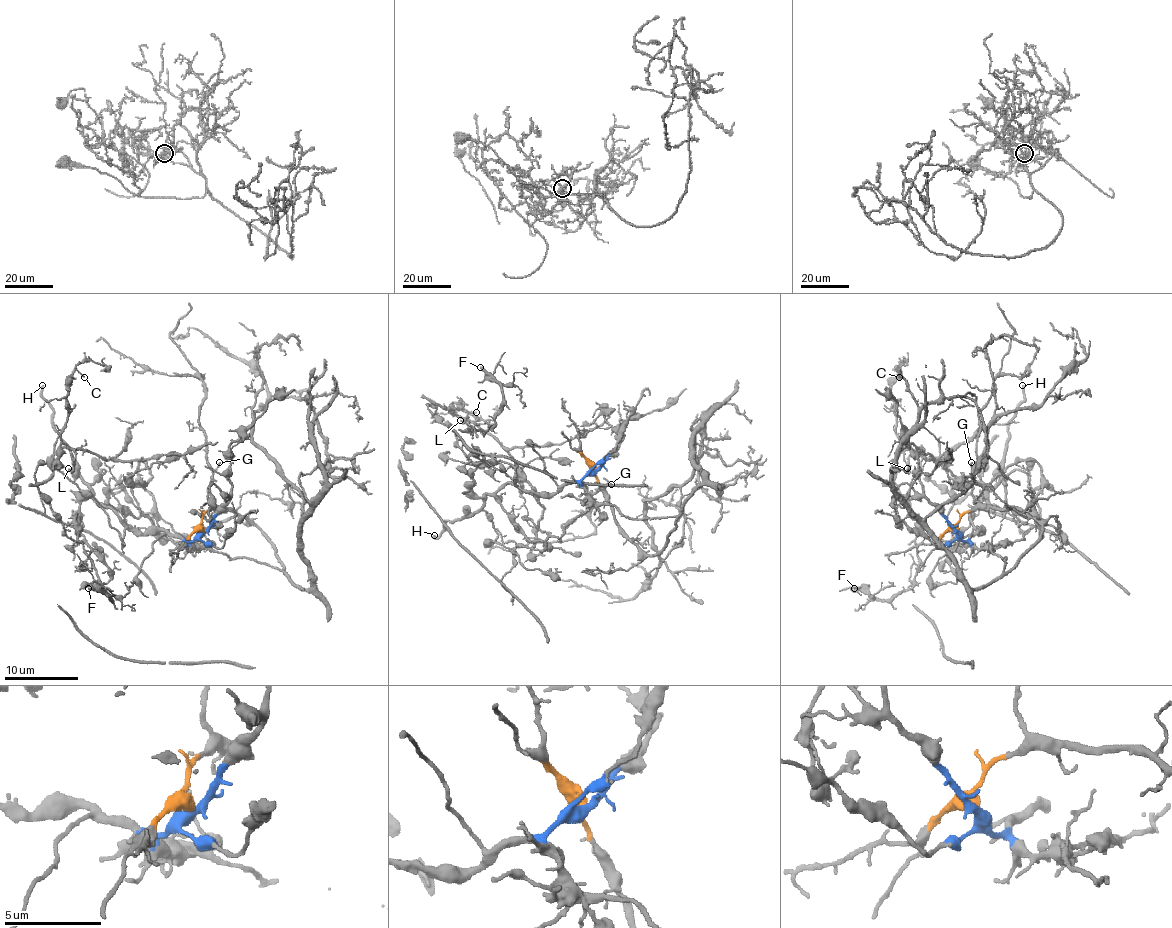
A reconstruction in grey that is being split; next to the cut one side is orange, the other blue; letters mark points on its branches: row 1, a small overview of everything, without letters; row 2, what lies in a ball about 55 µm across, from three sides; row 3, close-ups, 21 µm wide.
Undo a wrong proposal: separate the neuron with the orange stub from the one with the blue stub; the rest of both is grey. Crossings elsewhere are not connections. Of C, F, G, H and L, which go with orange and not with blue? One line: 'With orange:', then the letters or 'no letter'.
With orange: G

